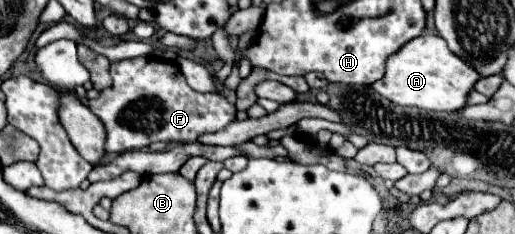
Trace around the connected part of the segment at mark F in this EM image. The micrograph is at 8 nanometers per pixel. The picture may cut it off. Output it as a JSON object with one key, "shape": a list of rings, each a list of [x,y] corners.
{"shape":[[[133,57],[109,65],[113,85],[99,93],[97,99],[89,99],[87,107],[101,119],[105,125],[105,151],[123,153],[131,149],[149,147],[155,141],[173,141],[173,143],[193,143],[203,133],[215,133],[225,129],[235,119],[235,107],[221,93],[197,93],[193,91],[177,67],[177,63],[167,63],[155,57]]]}

